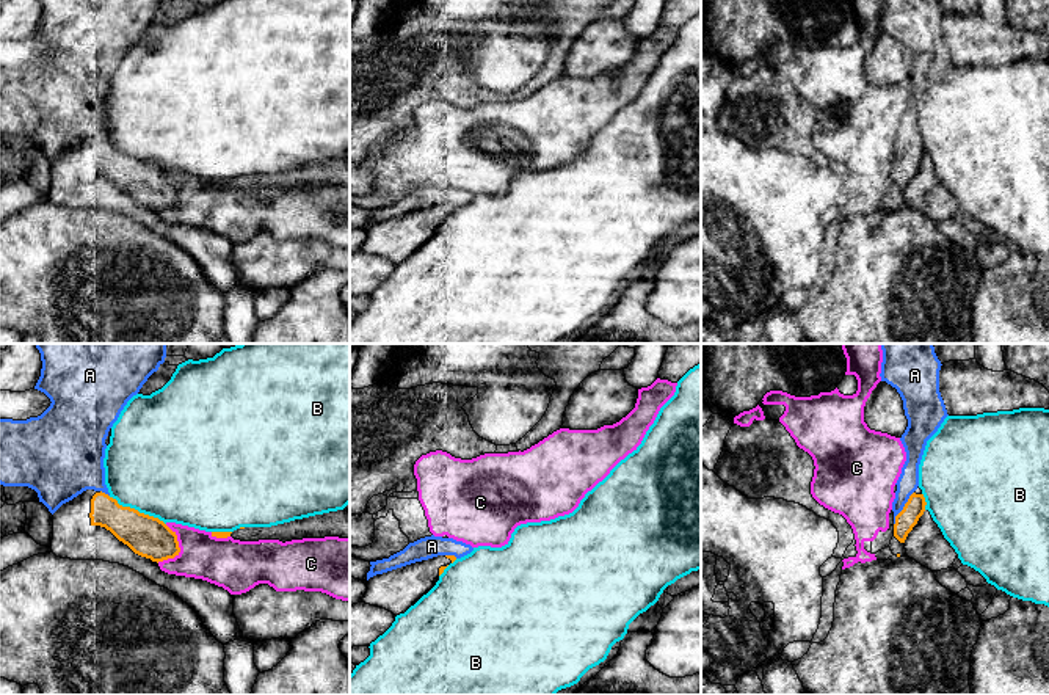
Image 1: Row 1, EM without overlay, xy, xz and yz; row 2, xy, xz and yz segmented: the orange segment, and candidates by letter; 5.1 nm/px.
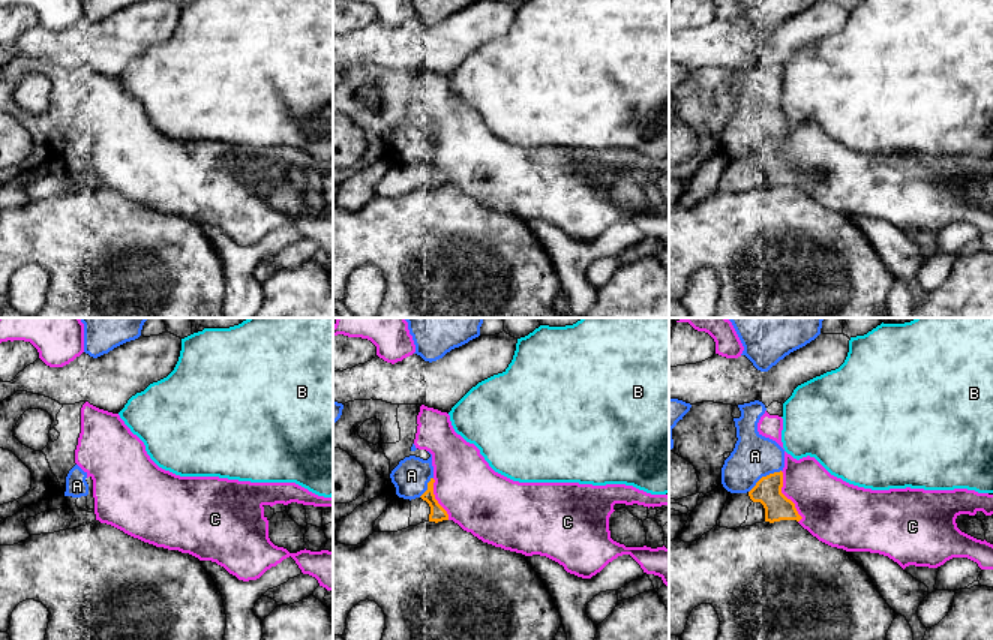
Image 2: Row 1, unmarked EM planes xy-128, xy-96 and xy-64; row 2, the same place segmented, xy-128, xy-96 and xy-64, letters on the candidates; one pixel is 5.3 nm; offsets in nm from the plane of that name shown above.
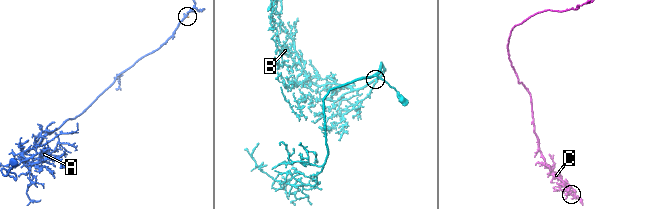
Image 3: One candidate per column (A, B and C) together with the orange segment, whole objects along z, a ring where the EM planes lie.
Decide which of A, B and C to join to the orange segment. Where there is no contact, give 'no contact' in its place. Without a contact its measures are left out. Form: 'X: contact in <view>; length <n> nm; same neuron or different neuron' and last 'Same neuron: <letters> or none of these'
A: contact in yz; length 200 nm; same neuron
B: contact in xy; length 320 nm; different neuron
C: contact in xy; length 200 nm; different neuron
Same neuron: A

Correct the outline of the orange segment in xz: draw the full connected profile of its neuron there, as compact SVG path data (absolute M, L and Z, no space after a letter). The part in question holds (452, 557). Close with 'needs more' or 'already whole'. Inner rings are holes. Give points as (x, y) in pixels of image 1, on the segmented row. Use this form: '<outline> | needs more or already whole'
M425 537L414 543L409 543L403 551L390 555L389 559L370 562L370 571L367 573L367 580L376 574L383 574L416 562L428 560L437 555L445 555L452 560L461 559L470 554L474 548L463 541L442 537Z | needs more

